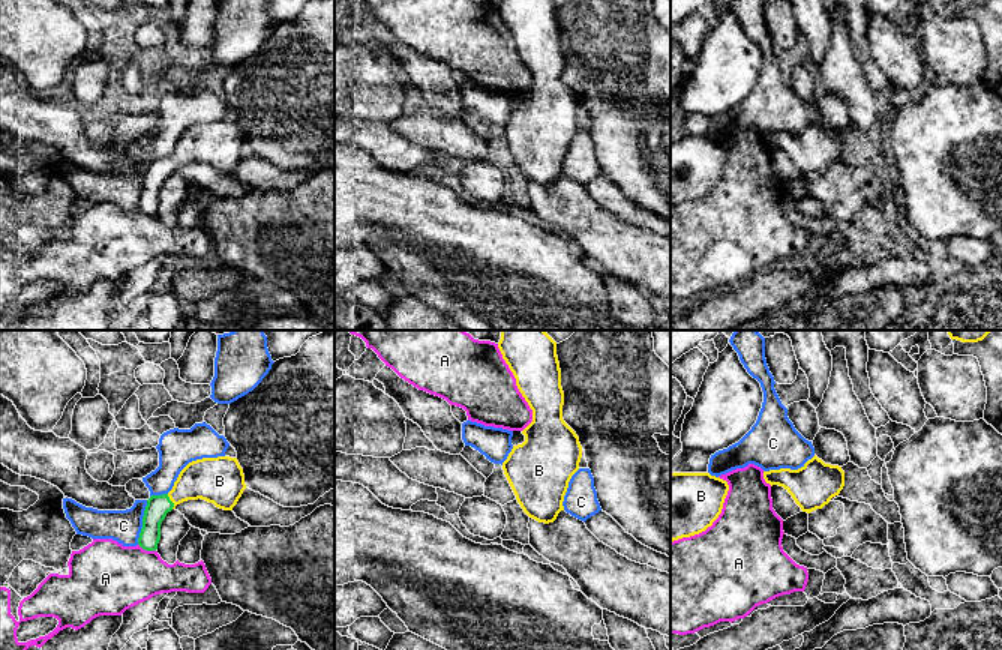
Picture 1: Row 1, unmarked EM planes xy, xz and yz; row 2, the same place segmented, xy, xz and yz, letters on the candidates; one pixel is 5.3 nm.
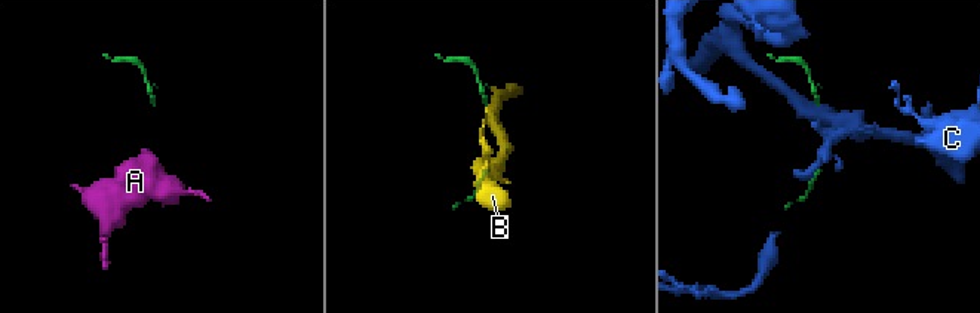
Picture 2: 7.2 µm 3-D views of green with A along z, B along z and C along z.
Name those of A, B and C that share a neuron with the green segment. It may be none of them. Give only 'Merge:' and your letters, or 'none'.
Merge: B

